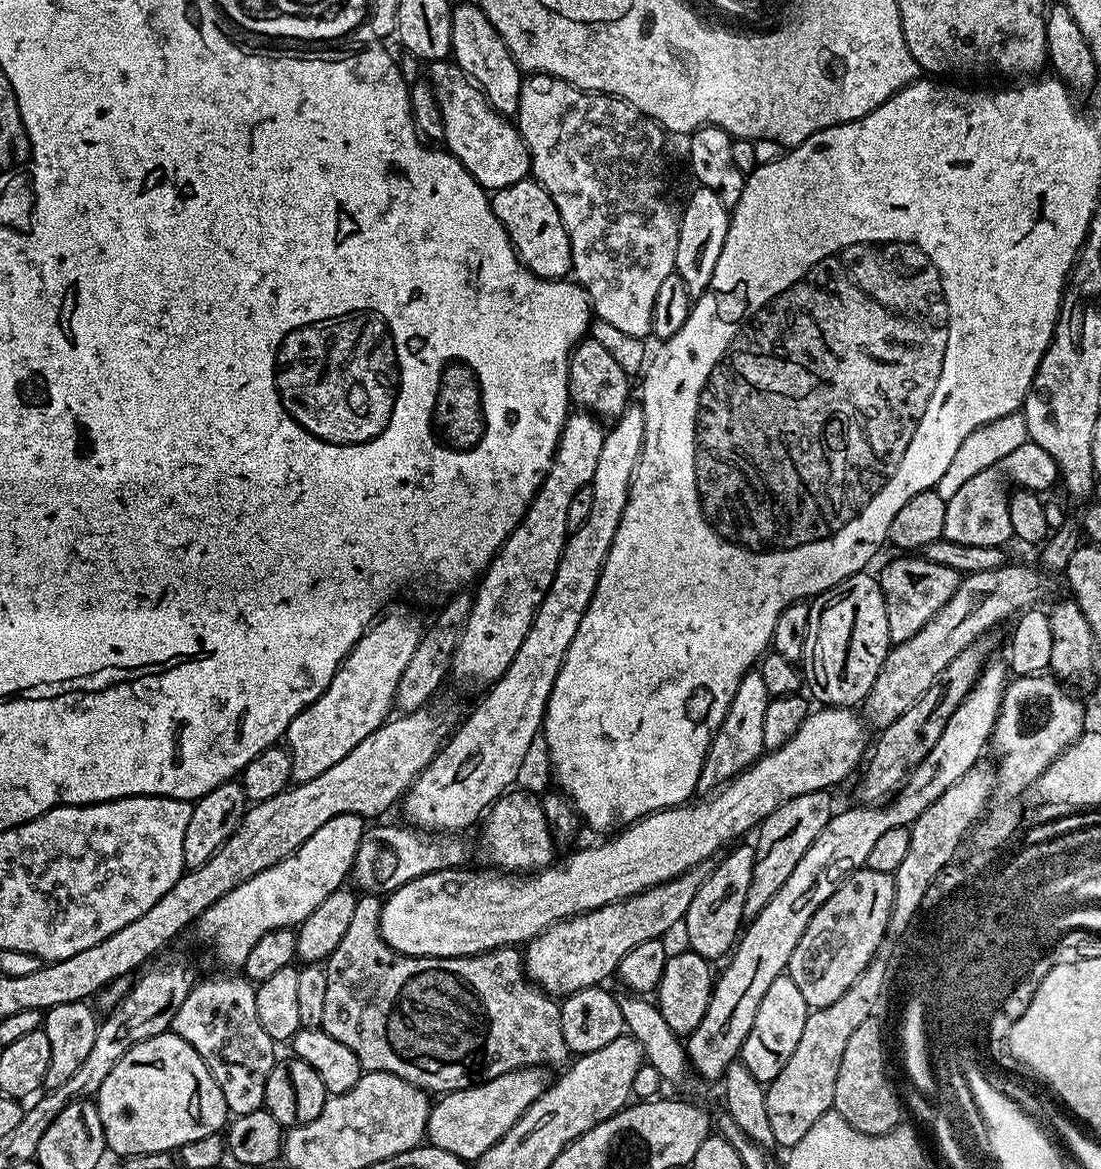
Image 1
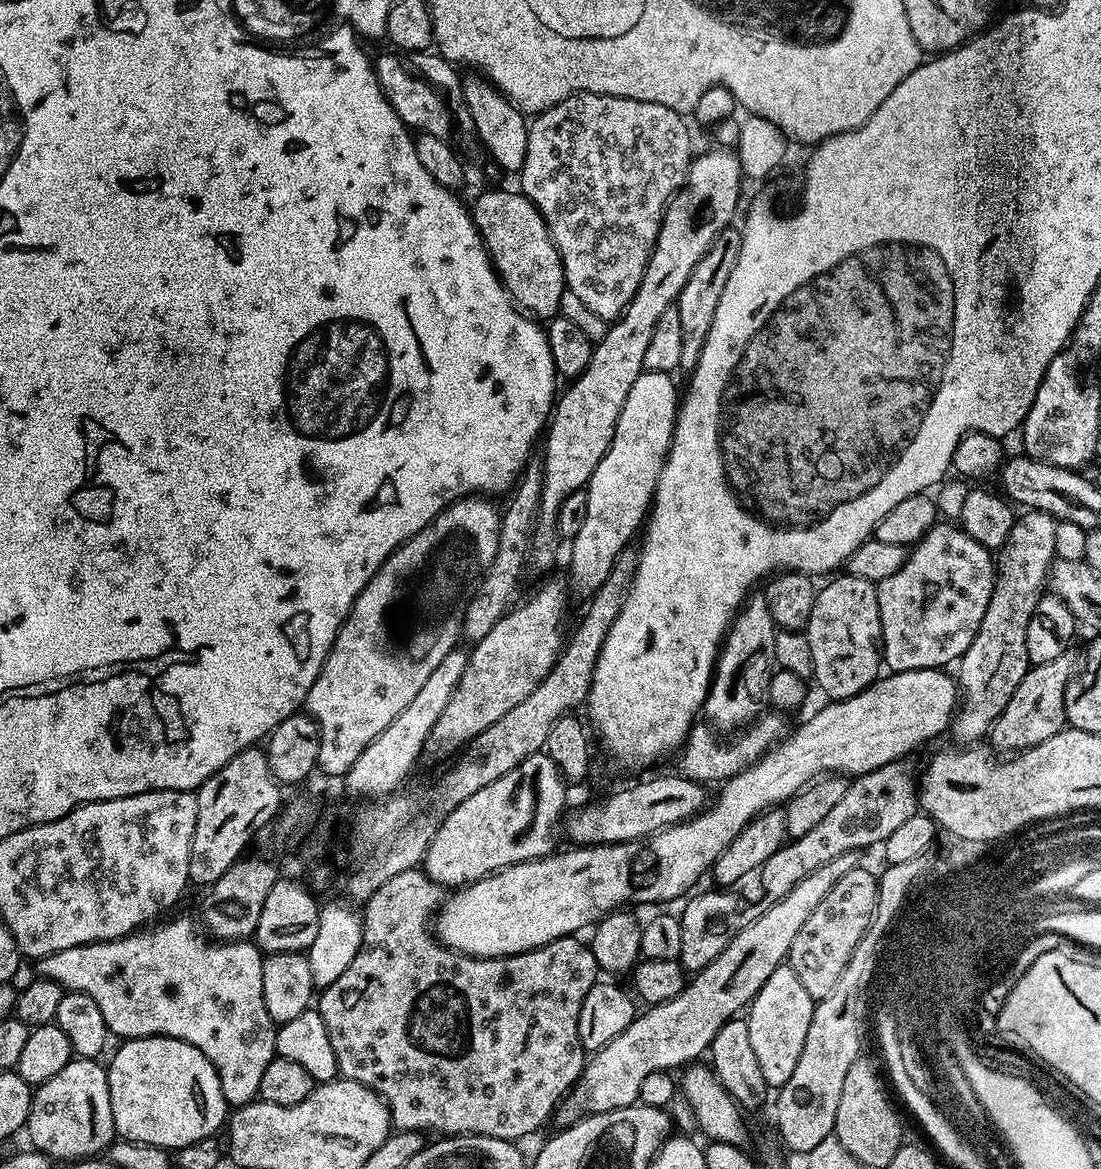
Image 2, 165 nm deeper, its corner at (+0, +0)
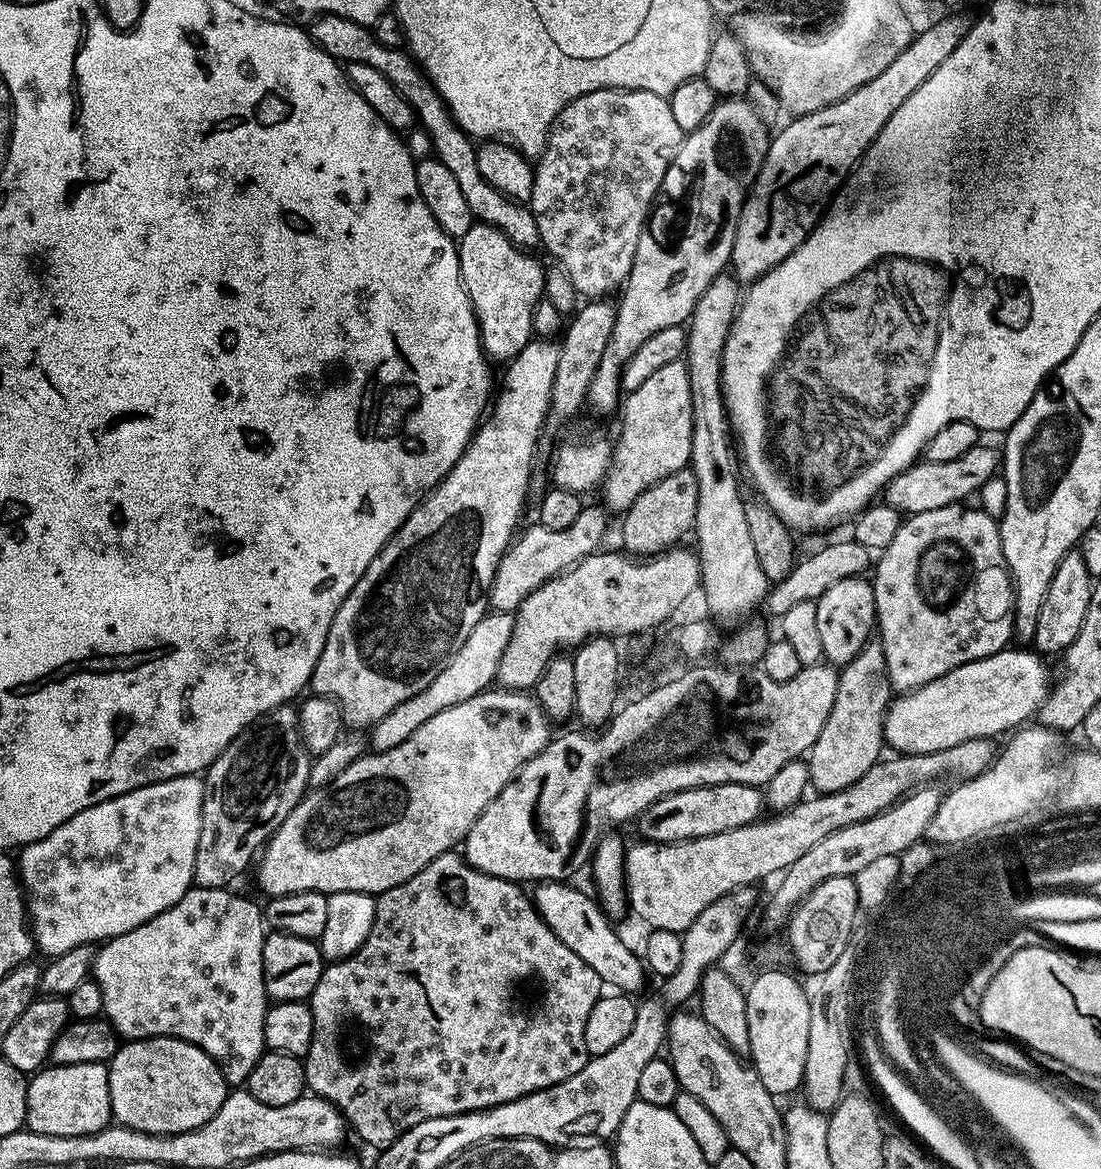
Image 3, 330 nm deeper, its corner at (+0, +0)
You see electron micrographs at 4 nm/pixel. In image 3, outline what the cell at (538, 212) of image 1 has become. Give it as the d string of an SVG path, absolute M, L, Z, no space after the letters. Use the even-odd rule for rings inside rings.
M479 222L458 237L458 251L460 281L480 324L484 355L492 362L510 362L534 339L534 306L544 295L545 265L540 265L531 251L517 248L500 228Z

